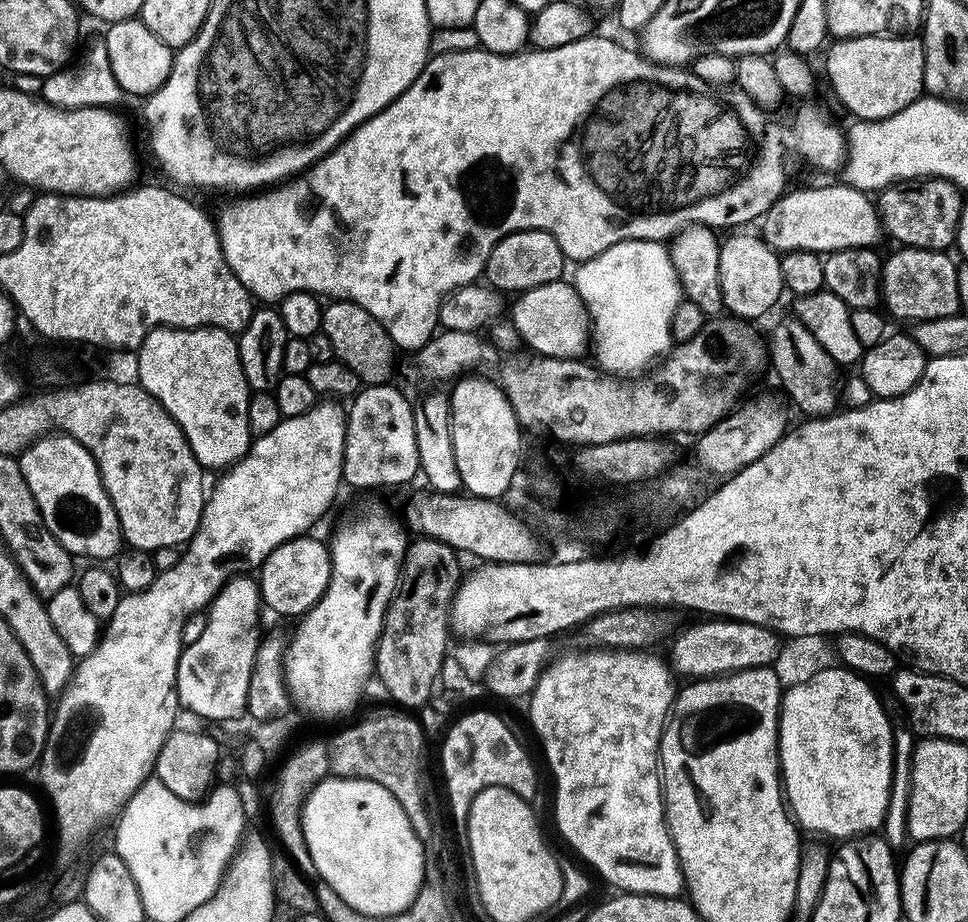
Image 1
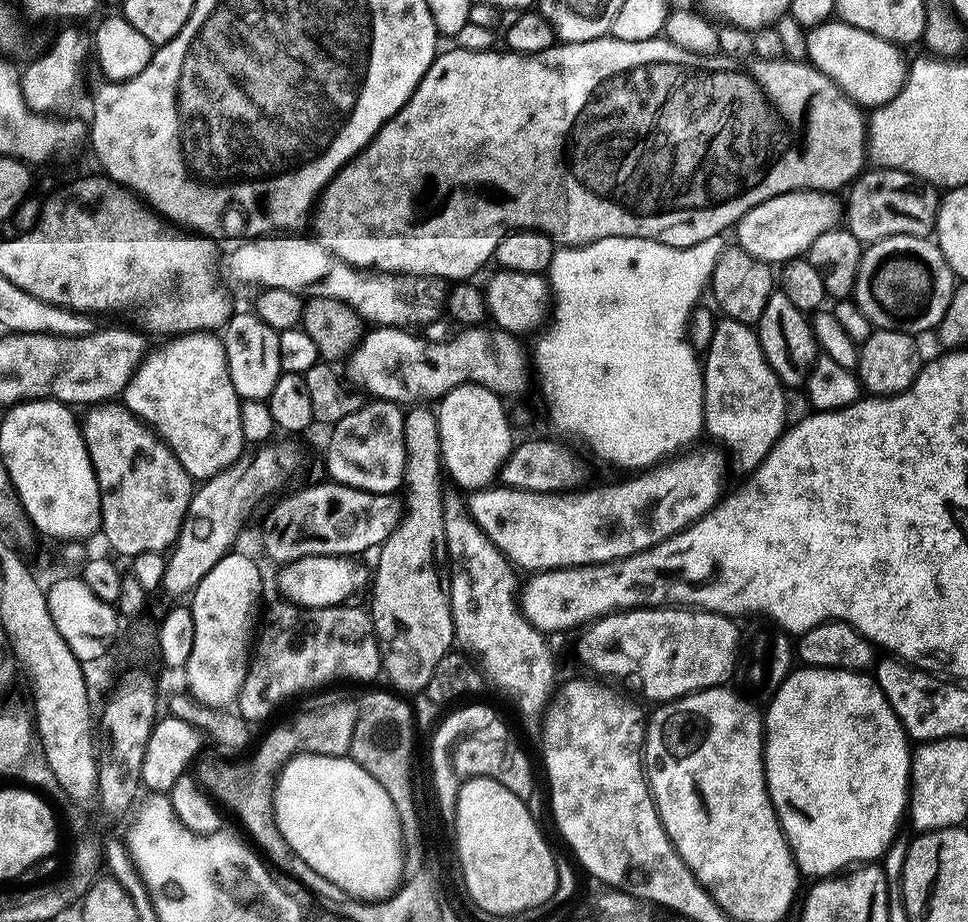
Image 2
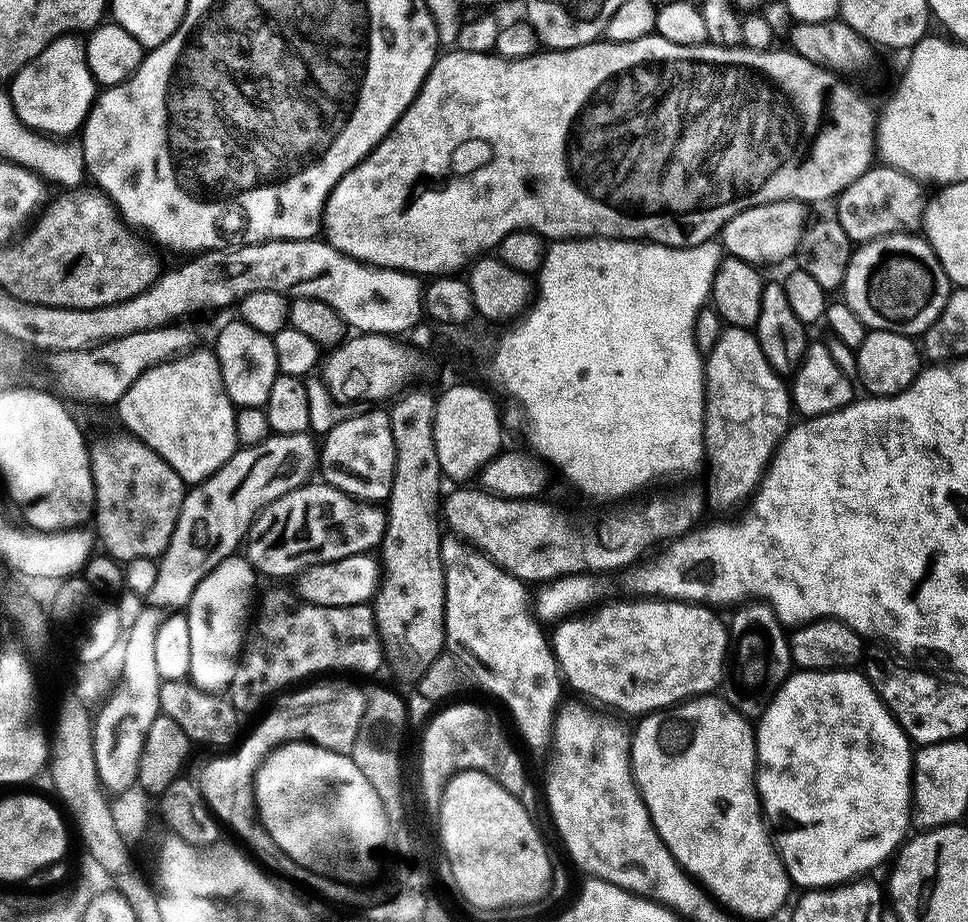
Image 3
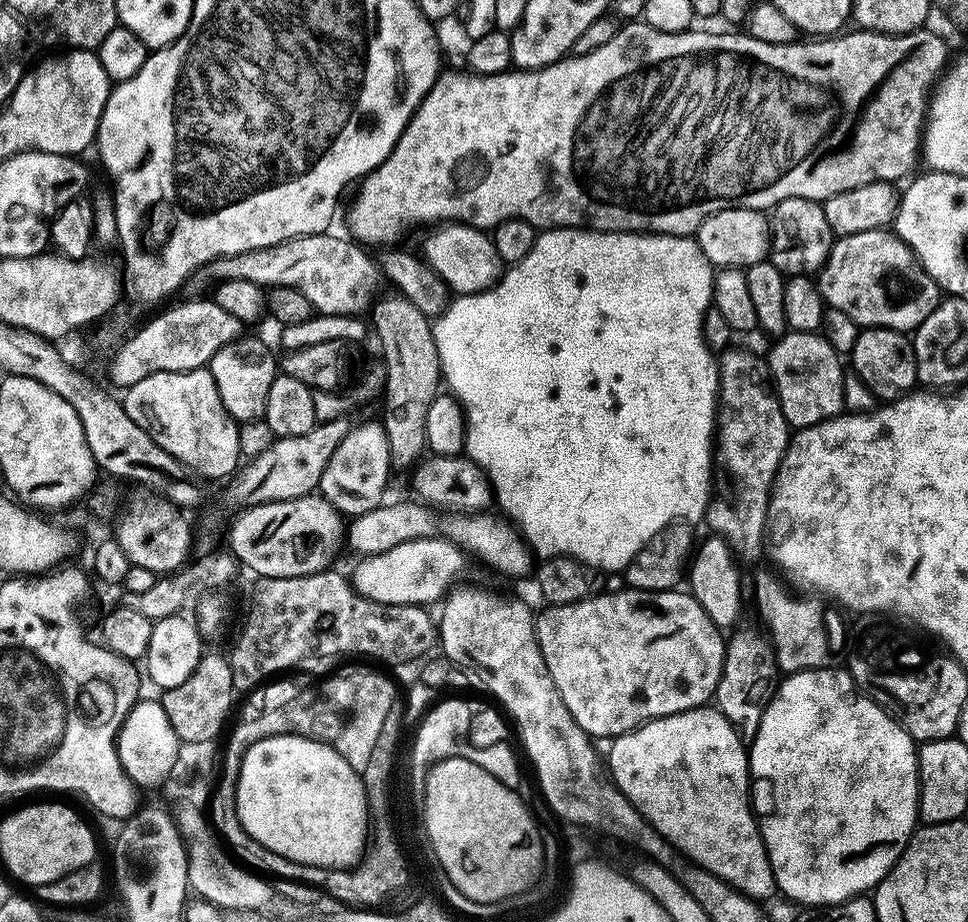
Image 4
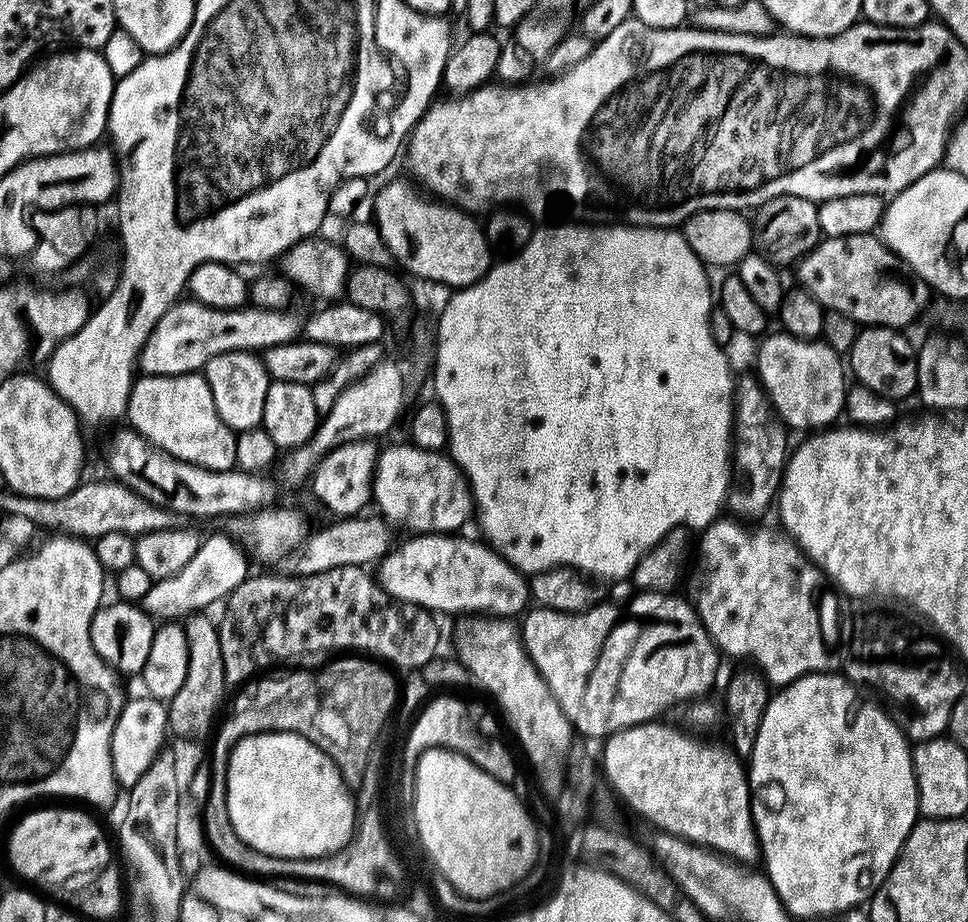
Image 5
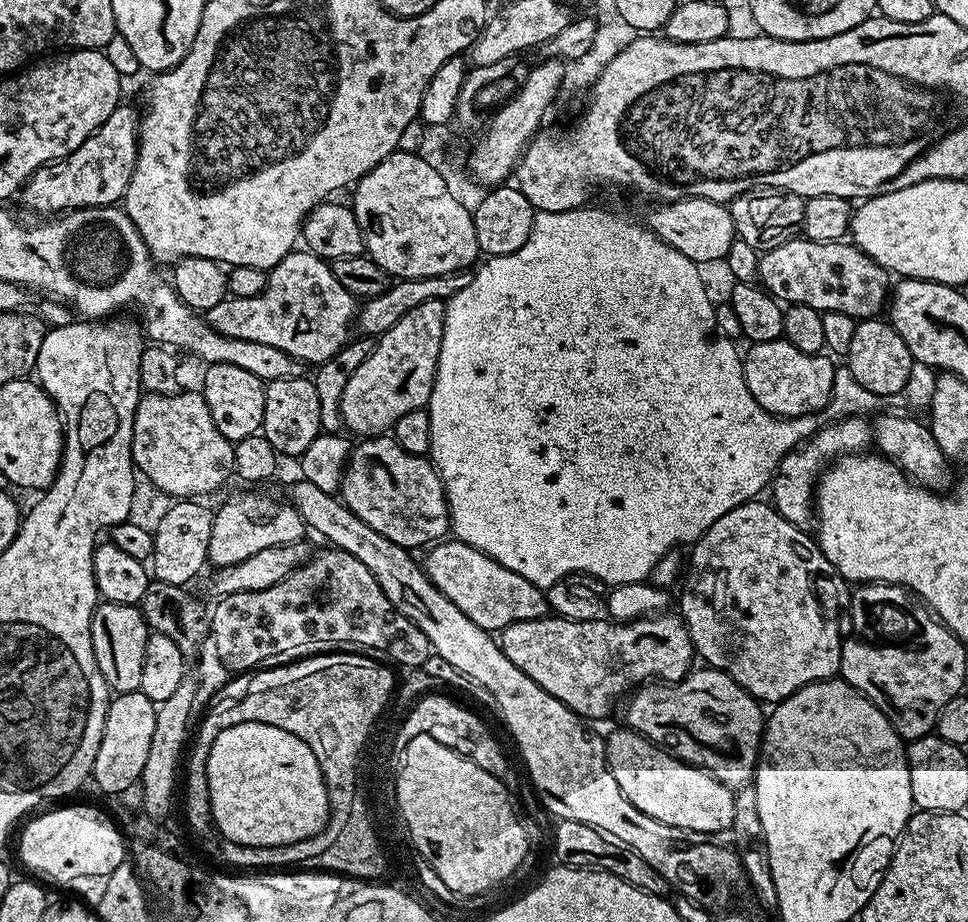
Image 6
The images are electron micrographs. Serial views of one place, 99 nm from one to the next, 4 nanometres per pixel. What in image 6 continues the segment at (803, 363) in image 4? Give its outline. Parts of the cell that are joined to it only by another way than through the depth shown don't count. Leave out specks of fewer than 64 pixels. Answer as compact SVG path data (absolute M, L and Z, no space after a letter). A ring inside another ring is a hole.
M783 338L751 343L749 349L742 358L747 389L768 413L792 419L802 414L823 411L827 407L837 369L829 355L800 351Z

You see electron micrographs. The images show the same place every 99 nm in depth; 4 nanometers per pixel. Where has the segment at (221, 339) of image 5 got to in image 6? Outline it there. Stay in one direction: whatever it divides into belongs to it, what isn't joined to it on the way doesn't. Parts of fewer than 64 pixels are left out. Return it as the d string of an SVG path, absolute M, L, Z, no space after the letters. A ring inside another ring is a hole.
M293 250L268 272L268 285L263 292L259 292L254 298L232 296L218 302L218 306L206 313L206 321L226 338L265 343L278 347L305 365L319 366L323 360L329 360L334 354L338 354L338 350L348 343L348 327L353 327L357 311L357 297L352 296L350 290L346 290L346 286L338 282L338 278L334 278L329 261L322 260L307 250Z

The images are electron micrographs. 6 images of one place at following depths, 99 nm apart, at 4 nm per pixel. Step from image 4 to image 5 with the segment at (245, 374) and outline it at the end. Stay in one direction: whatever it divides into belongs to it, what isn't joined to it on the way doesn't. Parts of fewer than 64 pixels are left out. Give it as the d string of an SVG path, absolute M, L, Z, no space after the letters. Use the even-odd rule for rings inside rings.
M227 352L210 358L202 369L202 375L214 394L214 406L218 406L218 418L226 422L233 432L245 432L263 425L266 410L266 390L270 383L263 359L256 352Z

